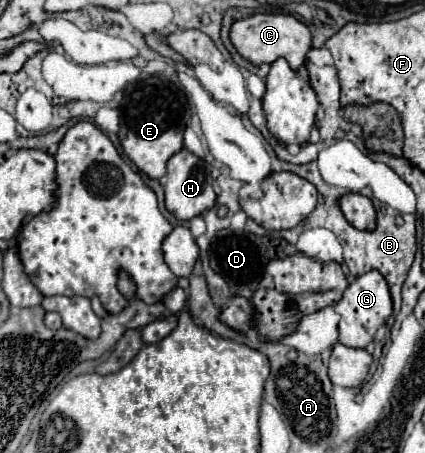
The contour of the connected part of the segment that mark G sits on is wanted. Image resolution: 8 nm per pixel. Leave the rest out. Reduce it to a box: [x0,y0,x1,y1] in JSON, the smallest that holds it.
[334,271,392,349]

